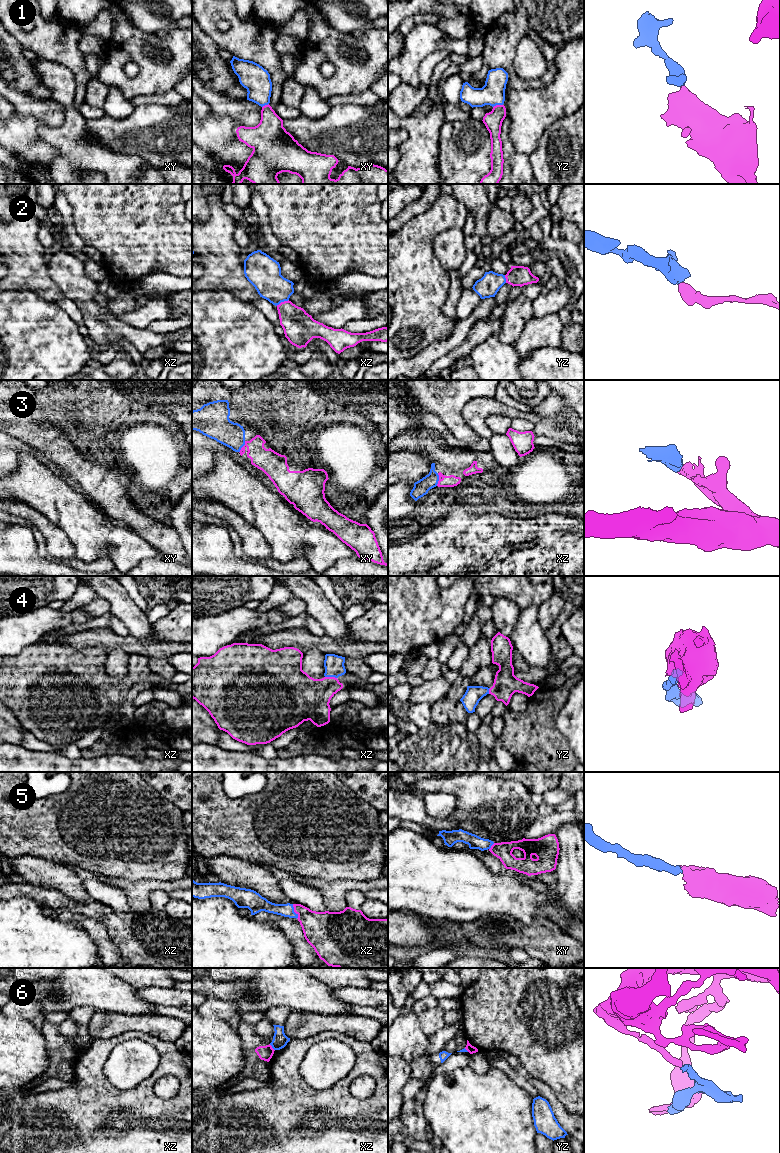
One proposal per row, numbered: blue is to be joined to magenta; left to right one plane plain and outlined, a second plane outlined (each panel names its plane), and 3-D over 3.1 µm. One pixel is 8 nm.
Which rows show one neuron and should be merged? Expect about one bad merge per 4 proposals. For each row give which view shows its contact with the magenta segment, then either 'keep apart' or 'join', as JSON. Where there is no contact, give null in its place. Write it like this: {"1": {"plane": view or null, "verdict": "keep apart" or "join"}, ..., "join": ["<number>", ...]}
{"1": {"plane": "yz", "verdict": "join"}, "2": {"plane": "xz", "verdict": "join"}, "3": {"plane": "xz", "verdict": "join"}, "4": {"plane": "xz", "verdict": "join"}, "5": {"plane": "xz", "verdict": "join"}, "6": {"plane": "xz", "verdict": "join"}, "join": ["1", "2", "3", "4", "5", "6"]}

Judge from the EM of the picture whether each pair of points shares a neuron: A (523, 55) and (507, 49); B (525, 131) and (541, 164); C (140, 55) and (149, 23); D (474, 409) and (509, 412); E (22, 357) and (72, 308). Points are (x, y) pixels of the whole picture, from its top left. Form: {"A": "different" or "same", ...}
{"A": "different", "B": "different", "C": "different", "D": "same", "E": "different"}

